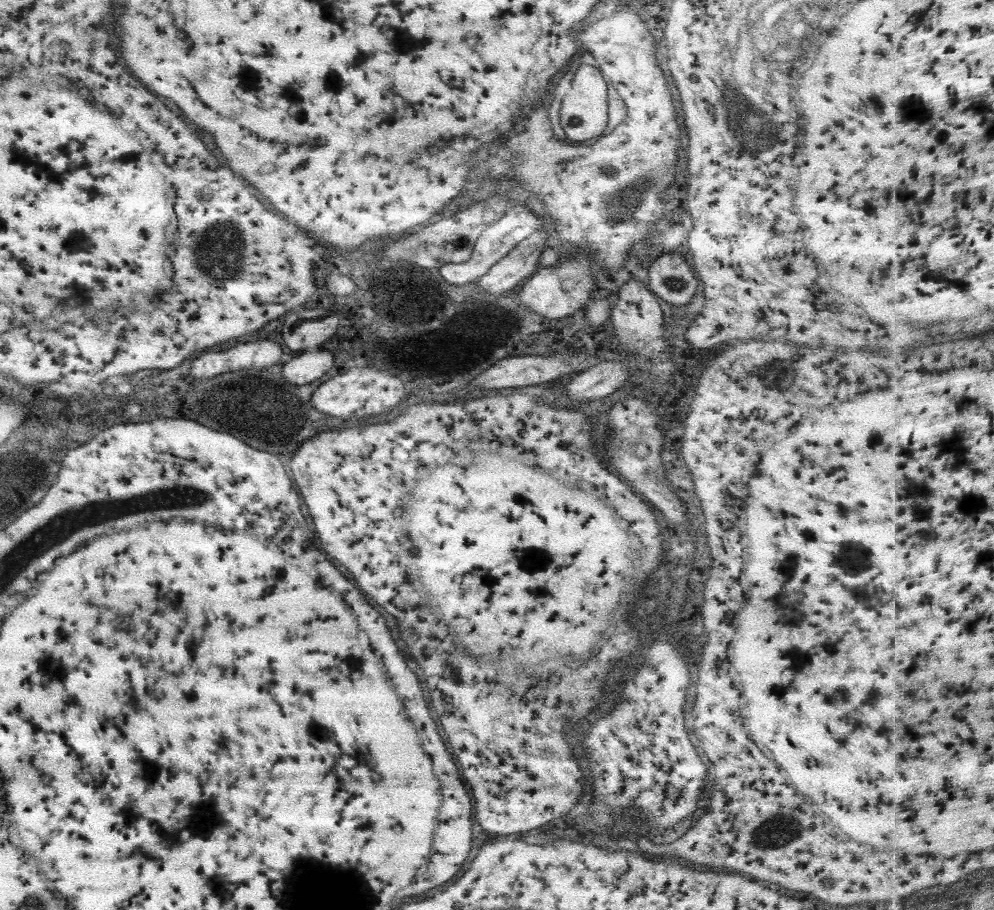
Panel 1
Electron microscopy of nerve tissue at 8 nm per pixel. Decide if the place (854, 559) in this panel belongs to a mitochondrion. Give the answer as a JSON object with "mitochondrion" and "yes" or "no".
{"mitochondrion":"yes"}

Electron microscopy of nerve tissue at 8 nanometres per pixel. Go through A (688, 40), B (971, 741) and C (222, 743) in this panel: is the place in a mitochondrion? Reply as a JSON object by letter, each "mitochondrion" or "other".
{"A":"other","B":"other","C":"other"}

